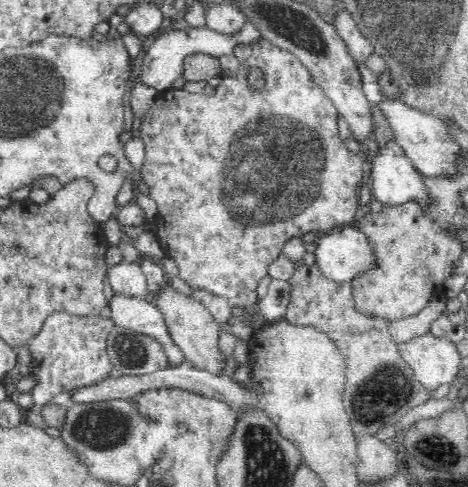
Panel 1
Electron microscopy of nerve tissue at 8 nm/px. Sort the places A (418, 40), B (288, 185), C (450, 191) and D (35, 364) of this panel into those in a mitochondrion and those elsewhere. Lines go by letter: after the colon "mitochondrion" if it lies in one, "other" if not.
A: mitochondrion
B: mitochondrion
C: mitochondrion
D: other

